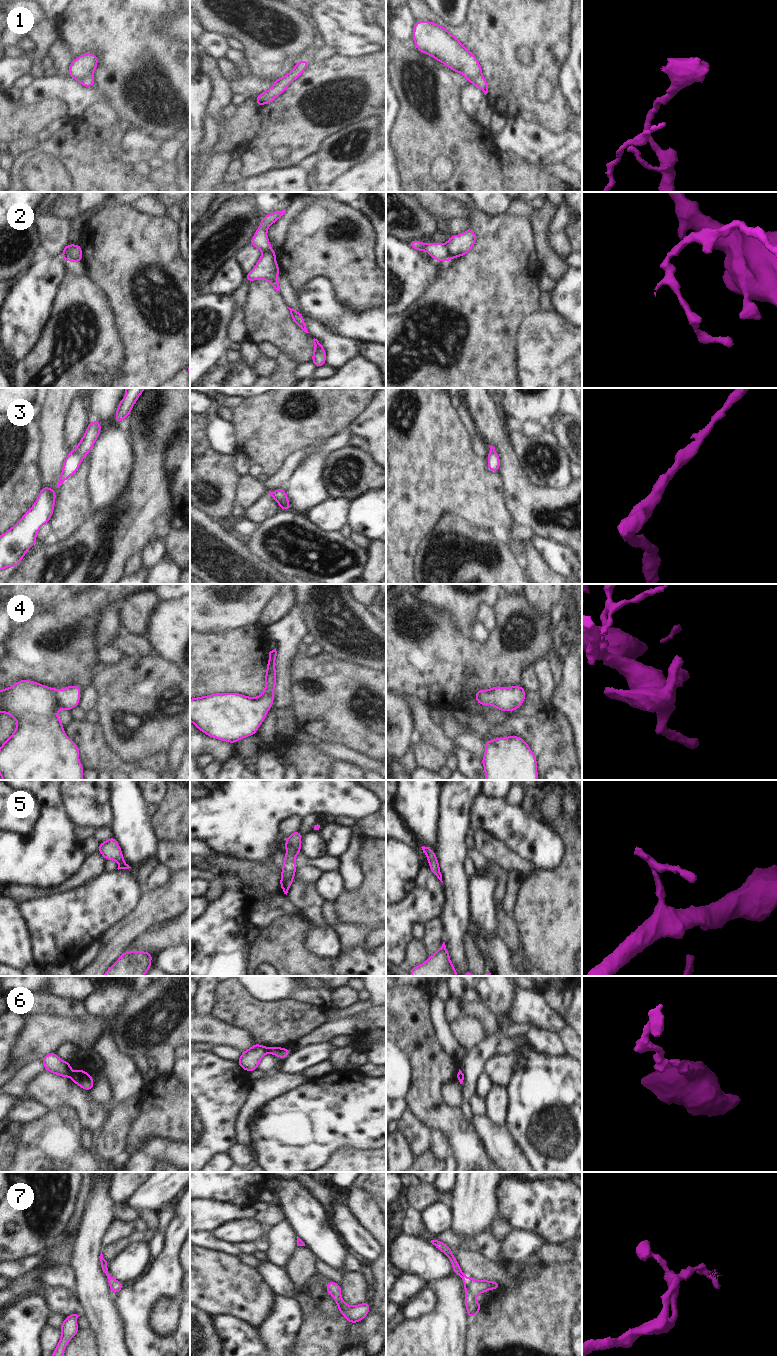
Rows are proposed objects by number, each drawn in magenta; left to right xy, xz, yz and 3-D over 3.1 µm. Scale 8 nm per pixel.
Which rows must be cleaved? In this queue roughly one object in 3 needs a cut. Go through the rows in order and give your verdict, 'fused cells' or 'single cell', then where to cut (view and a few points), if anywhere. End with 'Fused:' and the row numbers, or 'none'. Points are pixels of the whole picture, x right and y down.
1: fused cells; cut xy (92, 74), (85, 75), (79, 81)
2: fused cells; cut yz (445, 244), (451, 257)
3: single cell; cut none
4: single cell; cut none
5: single cell; cut none
6: fused cells; cut xz (266, 1048), (267, 1052)
7: single cell; cut none
Fused: 1, 2, 6

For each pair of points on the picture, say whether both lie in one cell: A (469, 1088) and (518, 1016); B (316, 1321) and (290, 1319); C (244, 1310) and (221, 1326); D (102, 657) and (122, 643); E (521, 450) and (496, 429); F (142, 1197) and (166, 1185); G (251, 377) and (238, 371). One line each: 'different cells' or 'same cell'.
A: different cells
B: different cells
C: different cells
D: different cells
E: different cells
F: same cell
G: same cell

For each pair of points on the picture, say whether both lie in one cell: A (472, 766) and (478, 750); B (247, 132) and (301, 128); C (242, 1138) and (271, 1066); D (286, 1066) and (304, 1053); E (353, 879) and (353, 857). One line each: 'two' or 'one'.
A: two
B: two
C: two
D: one
E: one

